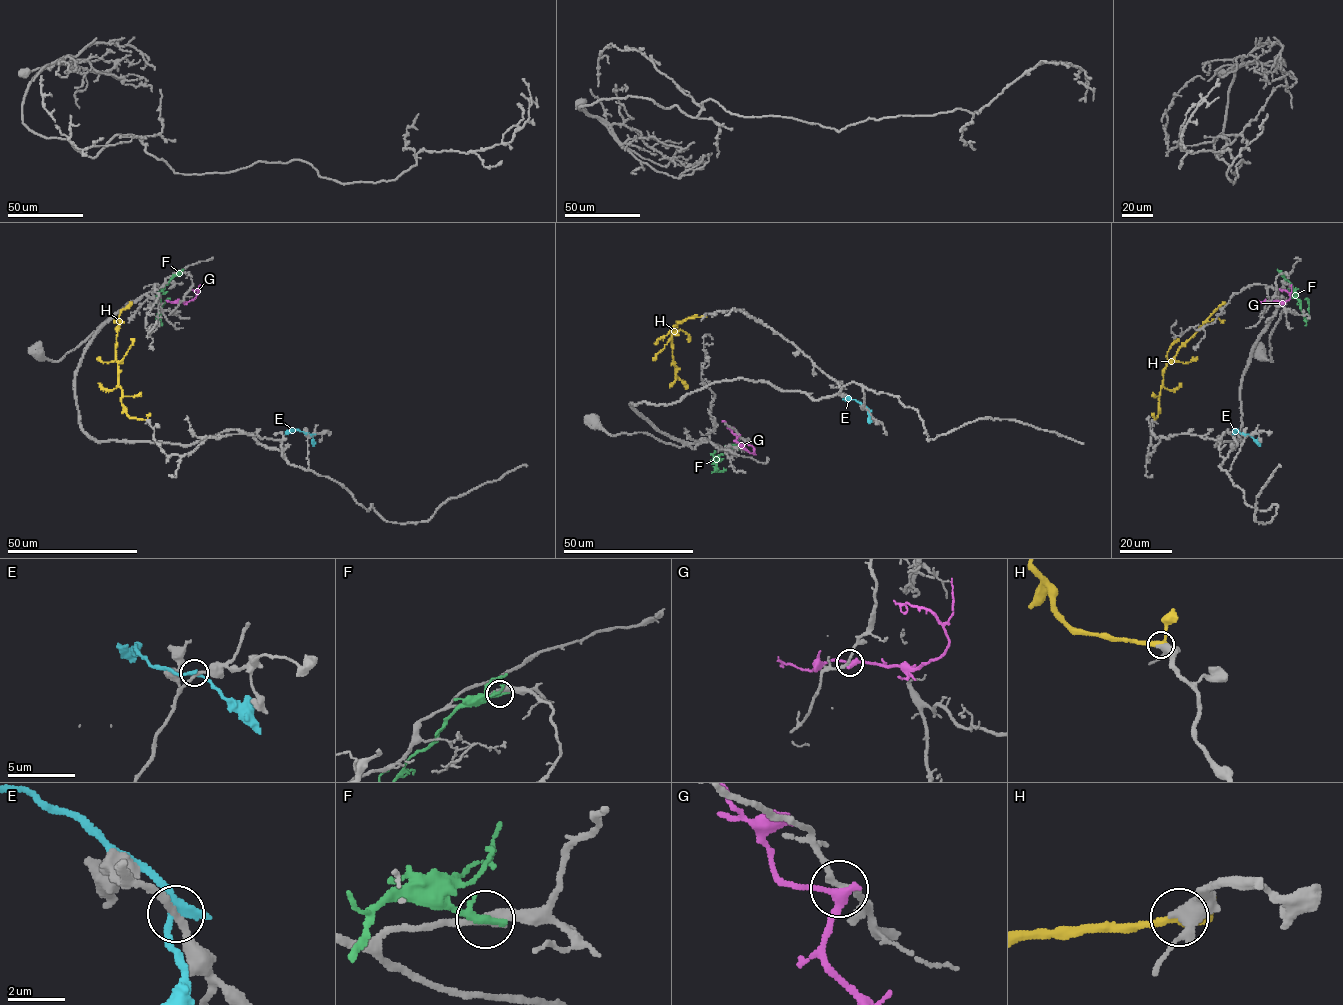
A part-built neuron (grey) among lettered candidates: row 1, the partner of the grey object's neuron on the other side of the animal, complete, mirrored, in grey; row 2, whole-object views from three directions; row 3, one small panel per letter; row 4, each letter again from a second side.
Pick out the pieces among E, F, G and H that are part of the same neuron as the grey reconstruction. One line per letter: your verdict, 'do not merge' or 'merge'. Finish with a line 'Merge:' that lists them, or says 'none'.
E: do not merge
F: do not merge
G: do not merge
H: merge
Merge: H

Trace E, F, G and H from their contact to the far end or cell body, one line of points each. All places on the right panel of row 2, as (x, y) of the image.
E: (1248, 434), (1237, 430), (1232, 434)
F: (1285, 273), (1284, 277), (1291, 284), (1300, 308), (1307, 319), (1308, 299), (1305, 299)
G: (1271, 301), (1284, 302), (1290, 297), (1280, 289)
H: (1153, 420), (1157, 413), (1163, 369), (1210, 314), (1226, 303)

